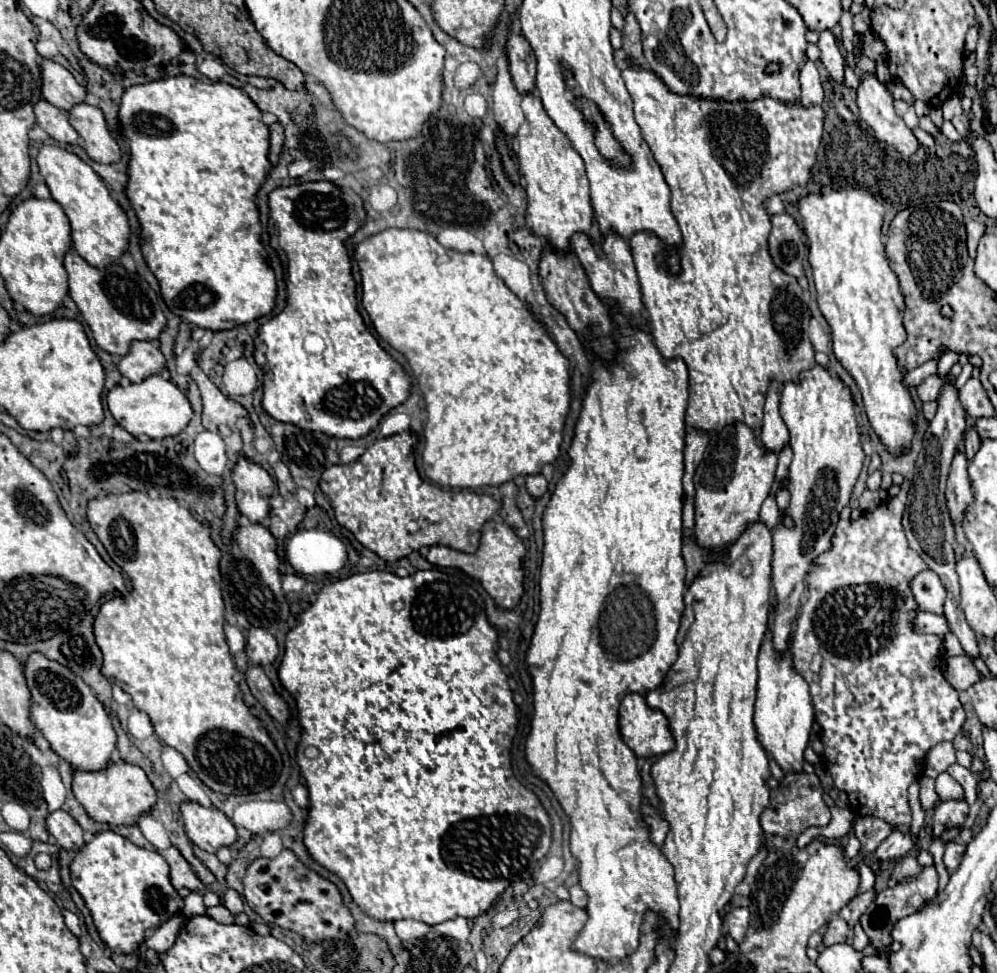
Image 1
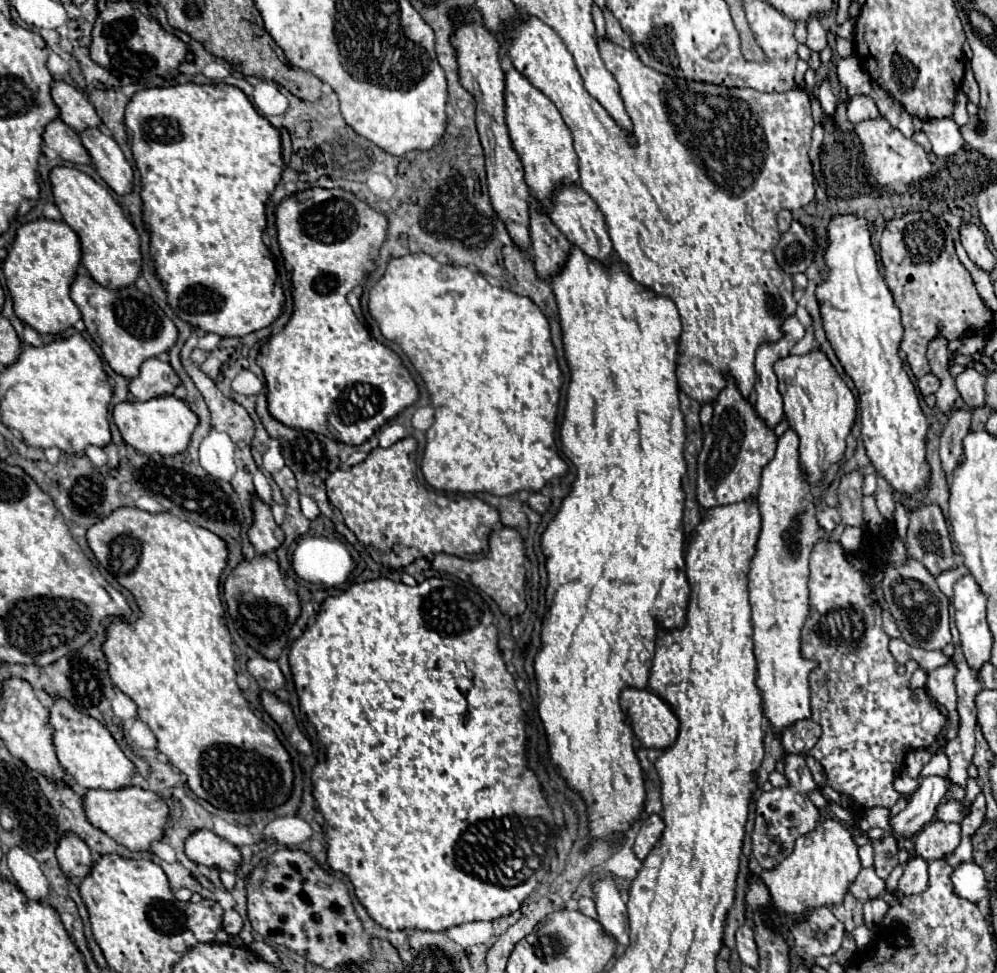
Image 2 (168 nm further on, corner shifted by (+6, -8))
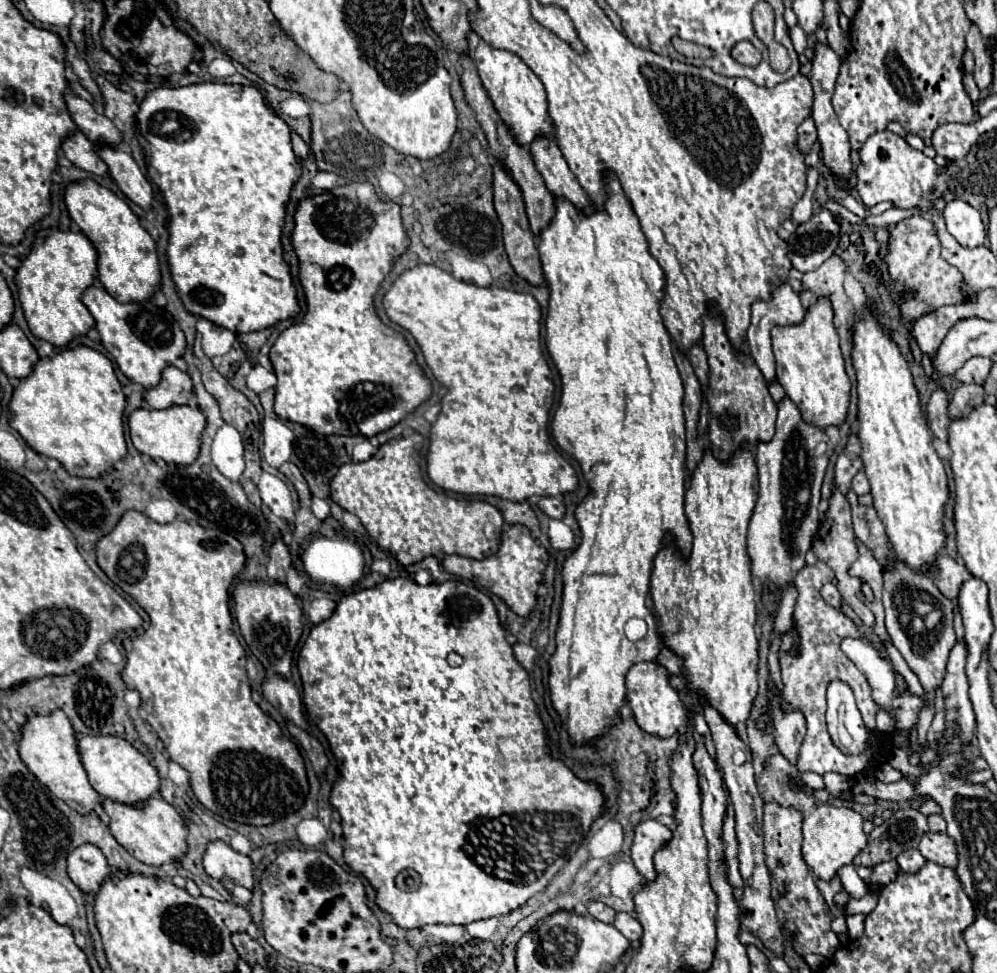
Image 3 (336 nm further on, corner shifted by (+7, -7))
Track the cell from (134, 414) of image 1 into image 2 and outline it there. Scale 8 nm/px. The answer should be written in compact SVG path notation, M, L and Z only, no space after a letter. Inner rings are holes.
M159 396L147 402L123 402L113 410L115 424L123 440L141 454L161 454L175 456L187 450L193 430L199 424L197 414L187 406L187 402L175 396Z

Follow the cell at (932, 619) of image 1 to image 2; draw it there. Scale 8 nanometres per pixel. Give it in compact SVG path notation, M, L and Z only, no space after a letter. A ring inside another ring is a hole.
M881 606L881 620L883 620L883 630L885 630L887 636L891 636L891 638L899 638L899 636L901 636L901 634L897 634L897 626L895 626L895 622L893 622L893 616L891 616L889 610L883 608L883 606Z

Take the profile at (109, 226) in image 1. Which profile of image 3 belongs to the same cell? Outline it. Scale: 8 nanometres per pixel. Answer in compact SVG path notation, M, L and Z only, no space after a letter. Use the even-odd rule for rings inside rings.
M82 179L68 183L64 193L66 209L82 229L82 233L92 241L98 251L98 279L104 289L120 303L144 301L152 291L160 289L160 267L156 255L156 243L140 225L134 211L114 195L110 189L98 185L92 179Z

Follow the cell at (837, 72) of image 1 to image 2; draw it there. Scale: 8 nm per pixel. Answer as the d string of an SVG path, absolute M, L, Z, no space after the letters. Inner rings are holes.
M813 14L809 20L807 20L807 42L805 42L811 50L815 52L821 52L825 46L827 46L827 40L825 40L825 30L823 26L819 24L819 16Z

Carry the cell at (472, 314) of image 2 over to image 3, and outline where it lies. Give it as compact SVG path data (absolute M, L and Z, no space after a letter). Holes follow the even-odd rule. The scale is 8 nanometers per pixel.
M420 263L412 269L406 269L404 273L400 273L396 277L392 287L384 295L382 305L384 305L384 311L392 323L410 331L410 335L416 339L416 343L422 349L426 365L432 369L438 383L442 383L448 389L440 401L440 405L442 405L440 415L430 431L430 449L428 449L428 457L426 457L426 463L428 463L426 471L434 485L438 485L446 491L462 493L462 495L496 495L496 497L510 499L510 501L524 501L532 495L542 495L542 497L544 495L560 495L566 491L574 491L578 487L576 471L556 451L556 447L552 445L550 435L548 435L548 413L550 413L550 407L554 401L554 383L552 383L550 367L548 367L546 357L542 355L542 347L540 347L540 317L542 317L542 313L540 313L540 305L536 303L536 299L532 295L516 293L516 291L502 289L502 287L478 287L478 285L472 285L472 283L452 277L448 271L442 271L436 265Z

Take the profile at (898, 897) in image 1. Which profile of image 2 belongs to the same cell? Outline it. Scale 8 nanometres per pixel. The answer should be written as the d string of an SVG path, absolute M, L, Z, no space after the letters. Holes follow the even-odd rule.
M913 856L903 868L903 876L899 878L897 890L901 890L901 894L919 894L921 890L925 890L927 882L927 862L919 856Z

